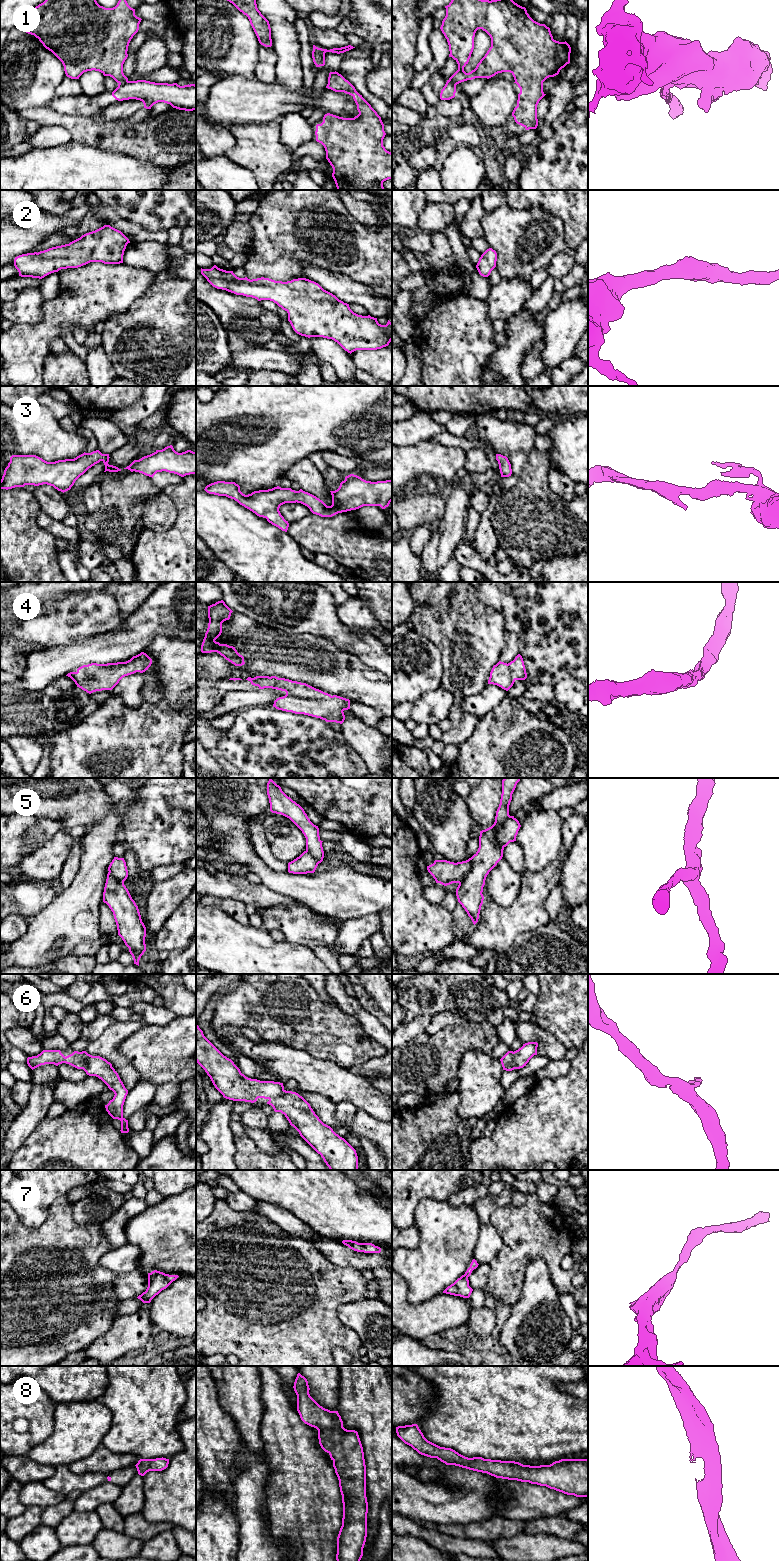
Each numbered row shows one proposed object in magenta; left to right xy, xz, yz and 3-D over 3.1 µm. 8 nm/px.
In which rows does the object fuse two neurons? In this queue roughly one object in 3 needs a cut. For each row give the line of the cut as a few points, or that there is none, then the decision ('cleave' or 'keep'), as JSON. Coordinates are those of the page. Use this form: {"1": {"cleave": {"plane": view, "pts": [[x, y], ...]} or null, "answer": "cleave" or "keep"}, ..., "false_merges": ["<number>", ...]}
{"1": {"cleave": {"plane": "xy", "pts": [[127, 80], [119, 83]]}, "answer": "cleave"}, "2": {"cleave": null, "answer": "keep"}, "3": {"cleave": null, "answer": "keep"}, "4": {"cleave": null, "answer": "keep"}, "5": {"cleave": {"plane": "yz", "pts": [[509, 815], [499, 826], [495, 836], [496, 842], [502, 847]]}, "answer": "cleave"}, "6": {"cleave": null, "answer": "keep"}, "7": {"cleave": null, "answer": "keep"}, "8": {"cleave": null, "answer": "keep"}, "false_merges": ["1", "5"]}

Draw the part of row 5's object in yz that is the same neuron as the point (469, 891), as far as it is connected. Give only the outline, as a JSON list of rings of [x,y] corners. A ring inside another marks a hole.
[[[504,778],[502,794],[494,824],[480,831],[478,851],[471,857],[472,868],[456,889],[458,902],[467,912],[473,924],[478,922],[484,896],[482,894],[489,872],[503,857],[504,847],[495,840],[499,826],[509,817],[512,794],[521,778]]]

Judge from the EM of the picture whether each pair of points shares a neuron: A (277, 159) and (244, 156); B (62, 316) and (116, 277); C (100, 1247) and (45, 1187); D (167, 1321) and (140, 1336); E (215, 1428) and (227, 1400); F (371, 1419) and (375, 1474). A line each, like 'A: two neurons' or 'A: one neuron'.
A: one neuron
B: one neuron
C: two neurons
D: two neurons
E: two neurons
F: one neuron

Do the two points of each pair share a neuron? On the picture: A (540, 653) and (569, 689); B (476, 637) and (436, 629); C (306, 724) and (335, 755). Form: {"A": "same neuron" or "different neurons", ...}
{"A": "different neurons", "B": "same neuron", "C": "same neuron"}

